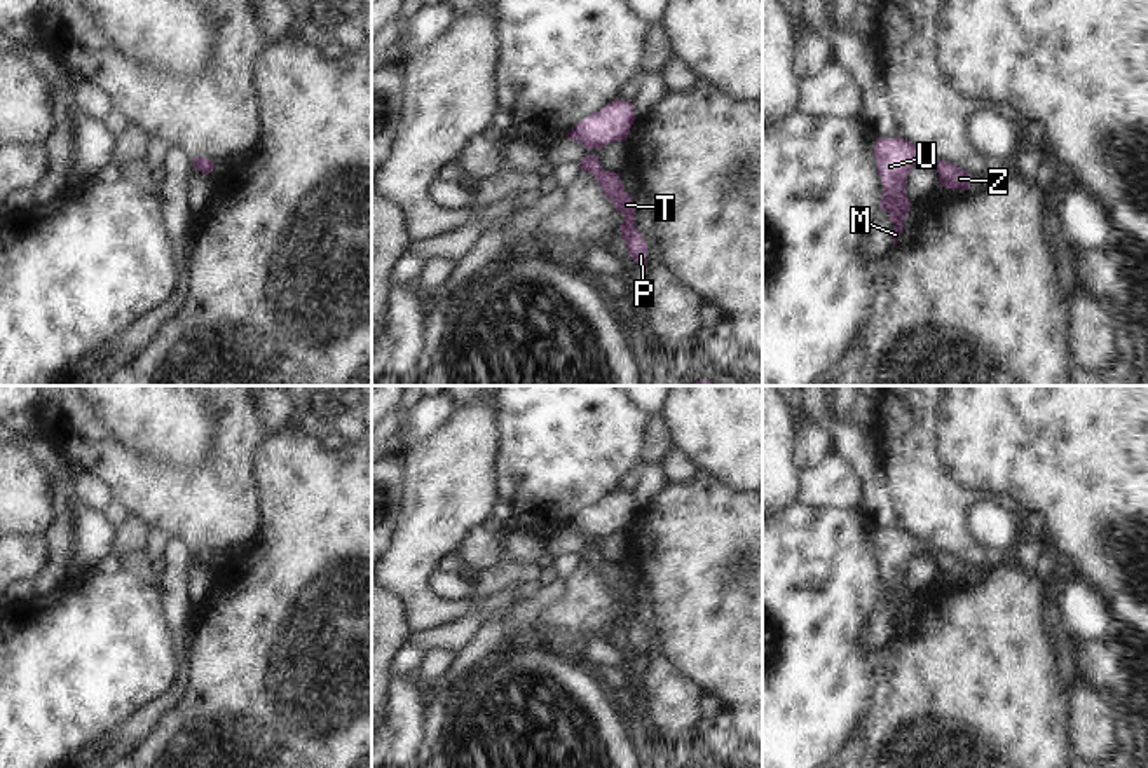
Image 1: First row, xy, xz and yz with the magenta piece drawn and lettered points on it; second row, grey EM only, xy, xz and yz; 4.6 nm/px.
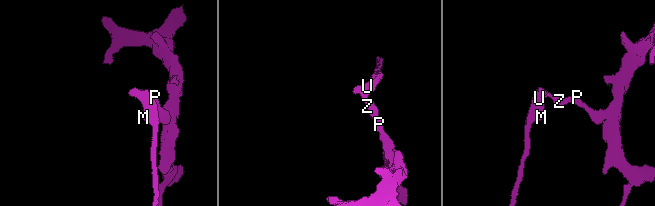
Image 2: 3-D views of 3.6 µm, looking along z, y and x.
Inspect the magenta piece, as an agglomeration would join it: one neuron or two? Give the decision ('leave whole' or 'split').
leave whole

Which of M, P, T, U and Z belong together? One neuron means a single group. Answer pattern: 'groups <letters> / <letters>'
groups M P T U Z

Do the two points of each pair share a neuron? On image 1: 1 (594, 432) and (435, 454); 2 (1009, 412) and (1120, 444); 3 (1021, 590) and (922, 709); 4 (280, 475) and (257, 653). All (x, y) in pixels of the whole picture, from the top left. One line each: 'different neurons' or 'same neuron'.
1: different neurons
2: same neuron
3: same neuron
4: same neuron

